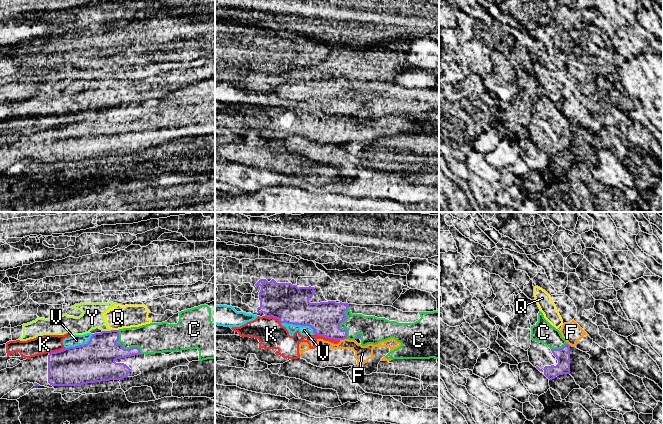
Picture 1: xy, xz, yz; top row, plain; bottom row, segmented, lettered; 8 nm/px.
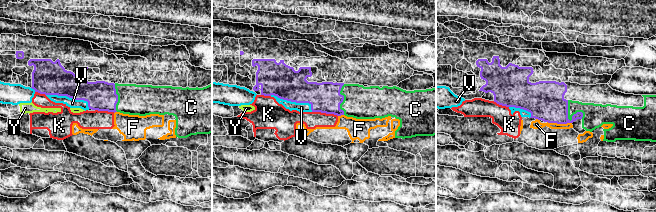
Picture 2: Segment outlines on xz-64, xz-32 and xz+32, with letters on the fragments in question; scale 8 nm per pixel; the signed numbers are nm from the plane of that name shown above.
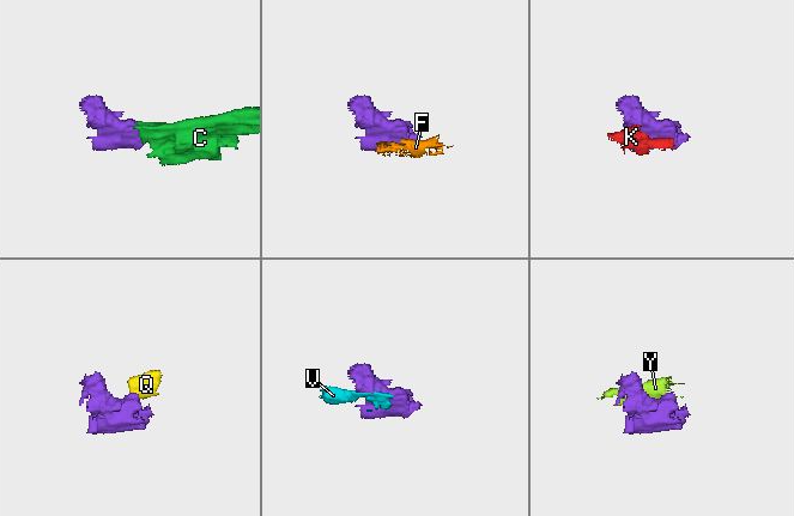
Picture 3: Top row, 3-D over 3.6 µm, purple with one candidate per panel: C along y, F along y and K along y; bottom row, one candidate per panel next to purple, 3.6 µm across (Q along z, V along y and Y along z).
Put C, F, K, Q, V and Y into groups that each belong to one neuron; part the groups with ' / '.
C / F K / Q V Y

